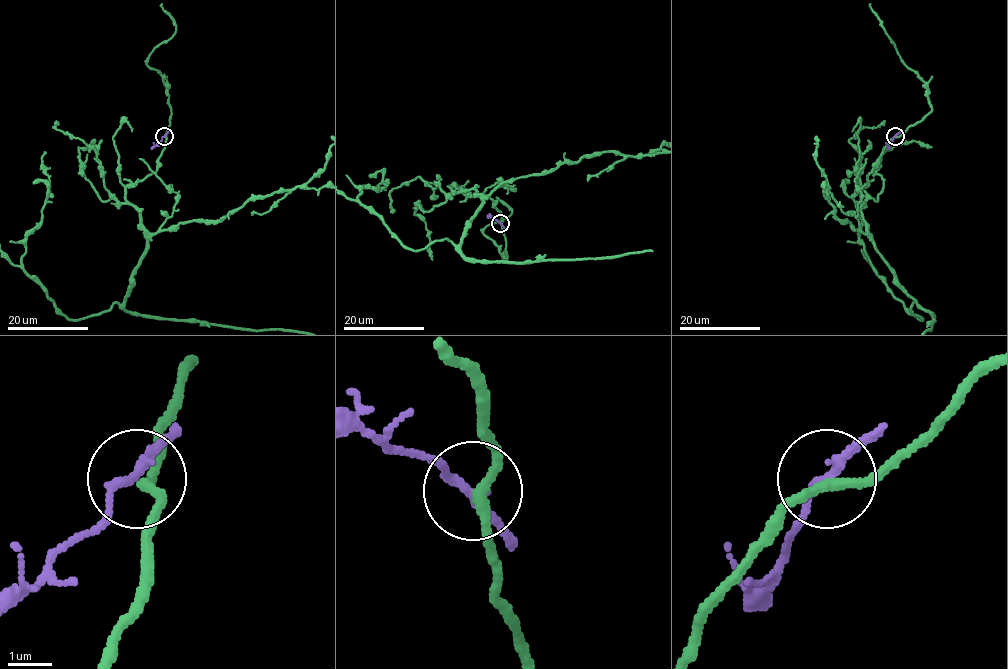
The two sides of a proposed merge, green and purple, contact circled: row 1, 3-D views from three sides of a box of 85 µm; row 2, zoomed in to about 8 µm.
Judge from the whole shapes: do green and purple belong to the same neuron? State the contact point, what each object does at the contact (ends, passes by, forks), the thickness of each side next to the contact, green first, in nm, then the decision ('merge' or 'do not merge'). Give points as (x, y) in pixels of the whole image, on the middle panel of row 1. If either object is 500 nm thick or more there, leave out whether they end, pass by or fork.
at (500, 223); green passes by; purple passes by; 220 nm thick on the green side, 200 nm on the other; do not merge

